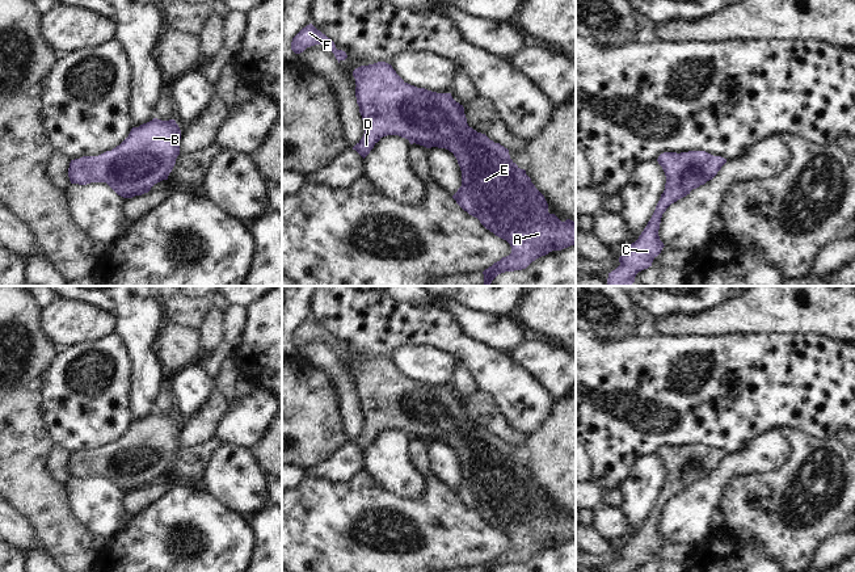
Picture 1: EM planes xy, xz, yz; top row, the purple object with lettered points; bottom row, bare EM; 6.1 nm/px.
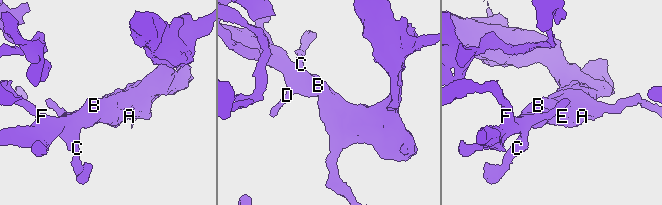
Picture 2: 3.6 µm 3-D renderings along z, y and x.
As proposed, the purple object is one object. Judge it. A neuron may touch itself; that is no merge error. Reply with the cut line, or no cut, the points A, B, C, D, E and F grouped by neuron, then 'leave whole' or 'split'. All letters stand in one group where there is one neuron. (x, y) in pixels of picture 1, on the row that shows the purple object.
cut none; groups A B C D E F; leave whole

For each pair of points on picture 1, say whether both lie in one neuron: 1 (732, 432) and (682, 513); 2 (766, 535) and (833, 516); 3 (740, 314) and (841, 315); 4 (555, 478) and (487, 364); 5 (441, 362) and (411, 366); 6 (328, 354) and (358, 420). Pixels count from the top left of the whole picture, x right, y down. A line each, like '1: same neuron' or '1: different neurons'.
1: different neurons
2: same neuron
3: same neuron
4: different neurons
5: same neuron
6: same neuron

